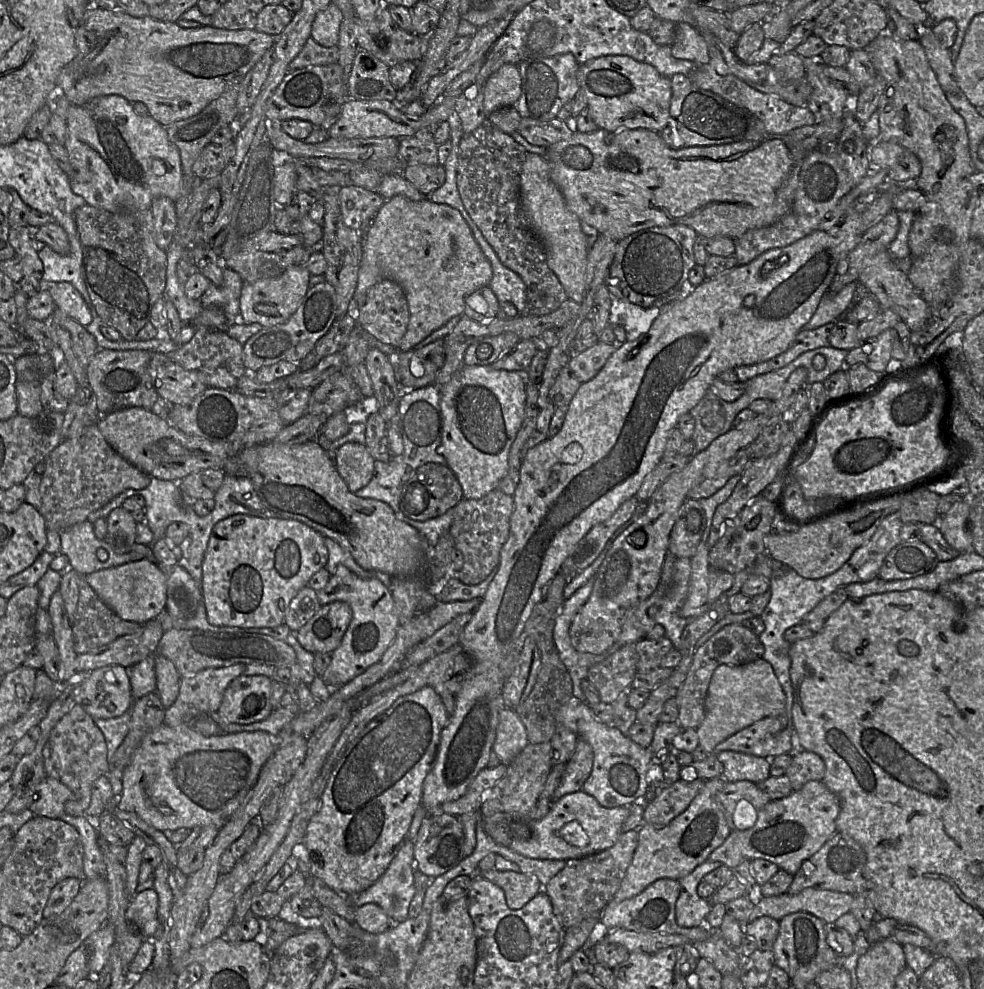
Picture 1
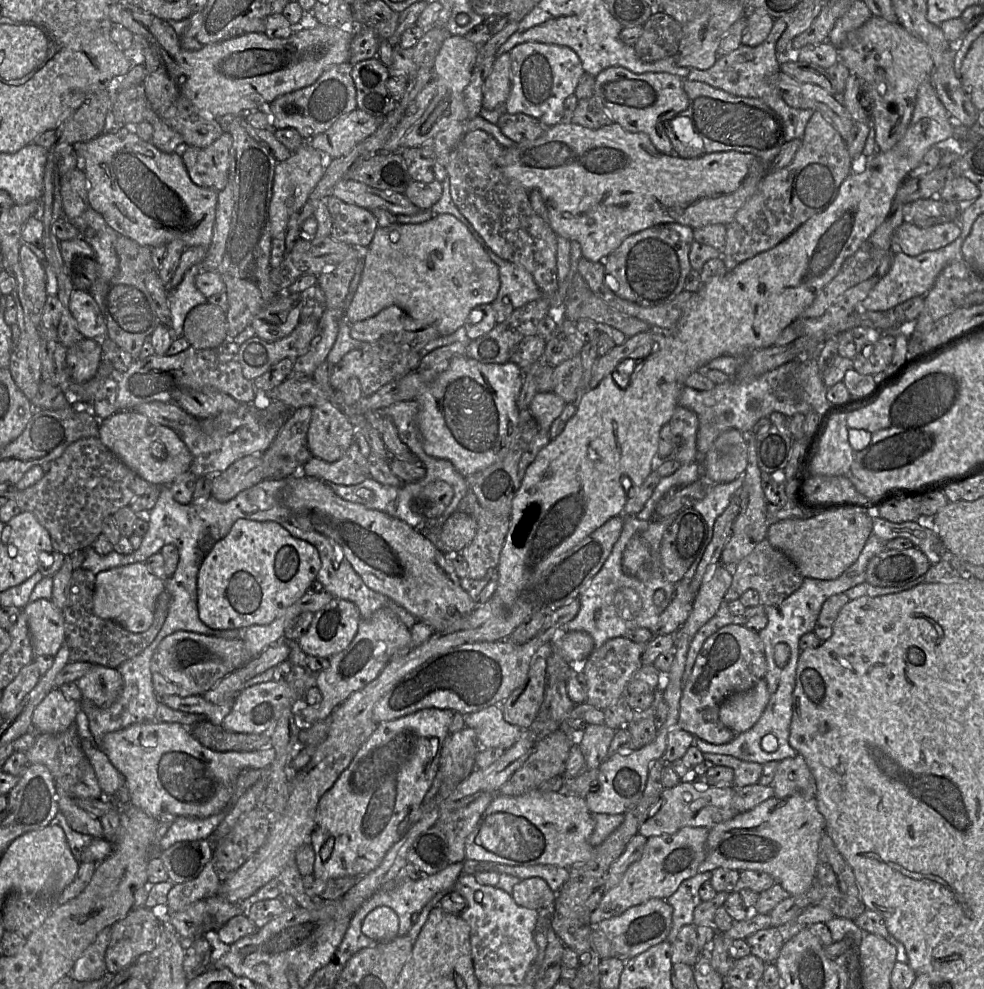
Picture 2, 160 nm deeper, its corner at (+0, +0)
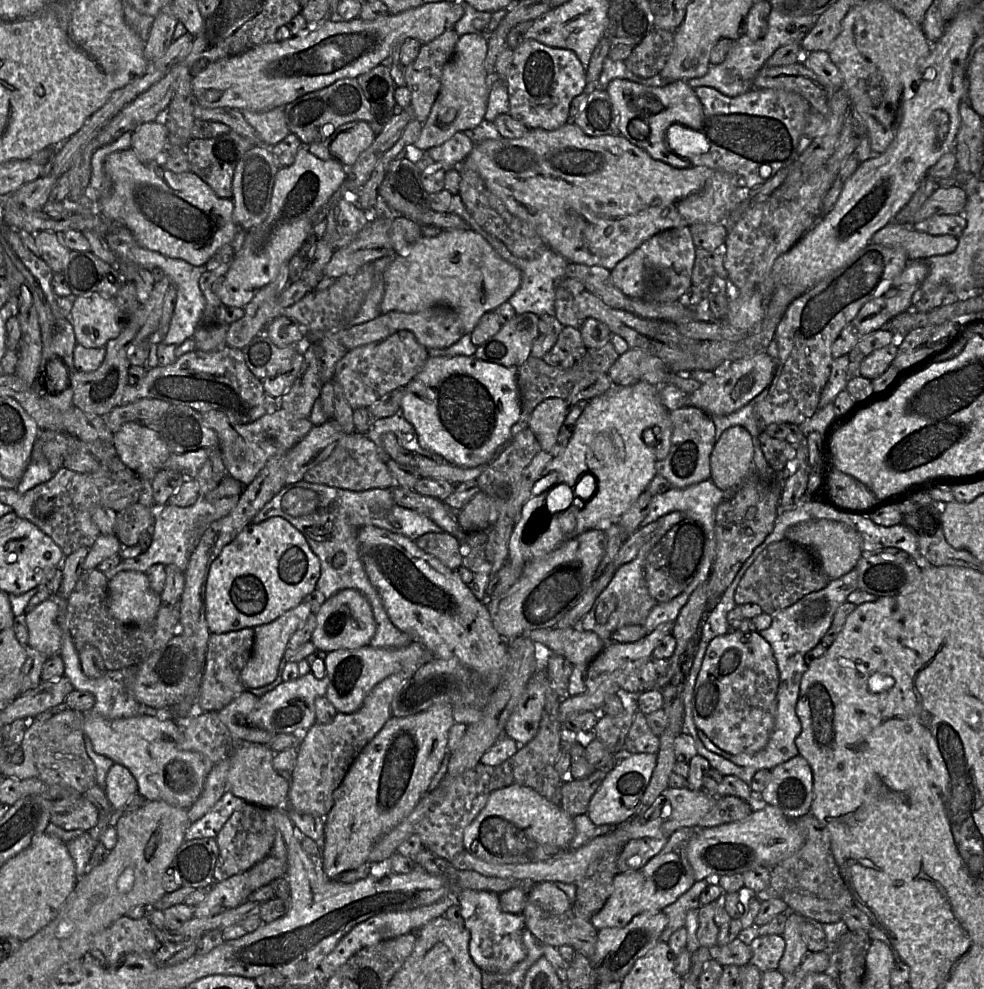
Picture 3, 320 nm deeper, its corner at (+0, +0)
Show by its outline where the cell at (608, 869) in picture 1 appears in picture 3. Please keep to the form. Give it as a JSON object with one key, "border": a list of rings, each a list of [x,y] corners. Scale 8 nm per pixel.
{"border":[[[639,838],[629,841],[617,860],[617,873],[632,872],[643,867],[665,846],[667,839]]]}

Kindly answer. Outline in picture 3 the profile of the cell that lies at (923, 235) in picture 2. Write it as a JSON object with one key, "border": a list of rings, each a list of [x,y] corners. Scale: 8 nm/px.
{"border":[[[892,220],[875,233],[870,242],[903,248],[909,260],[918,260],[952,253],[959,240],[952,235],[930,235],[913,229],[911,225]]]}

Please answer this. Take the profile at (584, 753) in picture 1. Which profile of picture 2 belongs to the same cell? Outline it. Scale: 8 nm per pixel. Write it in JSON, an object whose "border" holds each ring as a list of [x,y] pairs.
{"border":[[[590,725],[579,733],[578,746],[588,770],[598,769],[608,757],[609,747],[616,730],[602,725]]]}

